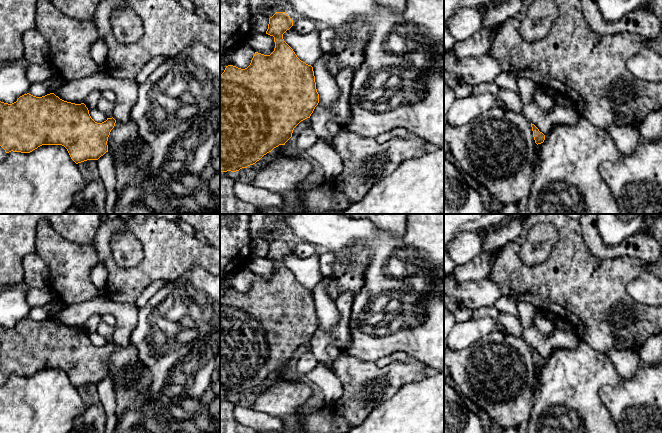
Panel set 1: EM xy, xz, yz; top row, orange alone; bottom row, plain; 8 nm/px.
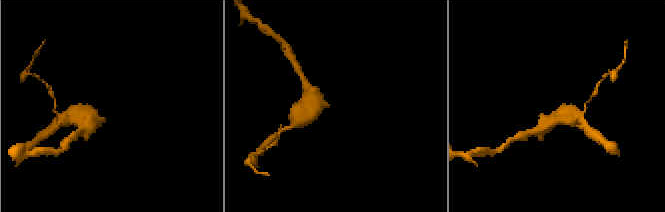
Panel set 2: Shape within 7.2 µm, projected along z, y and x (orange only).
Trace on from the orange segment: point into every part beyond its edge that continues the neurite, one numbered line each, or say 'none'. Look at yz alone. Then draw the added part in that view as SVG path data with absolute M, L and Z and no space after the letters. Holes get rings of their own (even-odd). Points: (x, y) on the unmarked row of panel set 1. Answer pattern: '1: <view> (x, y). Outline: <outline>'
none

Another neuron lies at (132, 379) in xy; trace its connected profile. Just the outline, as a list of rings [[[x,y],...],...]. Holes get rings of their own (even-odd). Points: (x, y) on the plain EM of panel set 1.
[[[132,343],[126,346],[116,345],[108,361],[107,369],[115,389],[116,419],[121,420],[129,409],[141,407],[148,400],[153,377],[147,366],[139,360],[138,350]]]

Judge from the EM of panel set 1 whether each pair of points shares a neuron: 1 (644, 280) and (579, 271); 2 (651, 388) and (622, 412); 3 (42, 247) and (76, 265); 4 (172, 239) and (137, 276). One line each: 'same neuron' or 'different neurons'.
1: different neurons
2: same neuron
3: same neuron
4: same neuron

